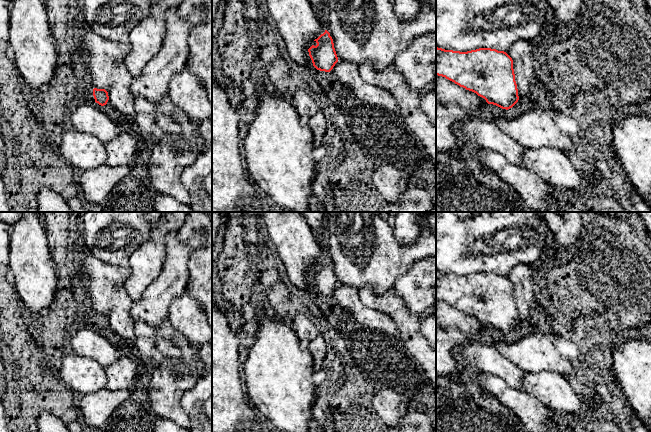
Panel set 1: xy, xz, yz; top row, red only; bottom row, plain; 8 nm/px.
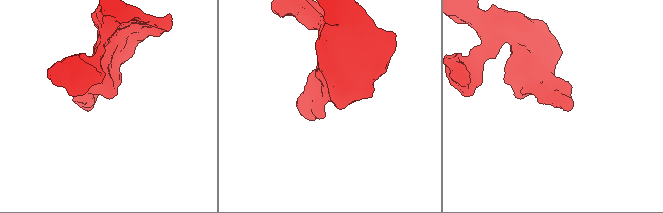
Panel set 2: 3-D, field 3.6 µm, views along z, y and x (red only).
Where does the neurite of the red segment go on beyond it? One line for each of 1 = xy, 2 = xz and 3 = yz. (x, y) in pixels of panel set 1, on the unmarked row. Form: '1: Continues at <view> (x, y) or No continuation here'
1: No continuation here
2: No continuation here
3: No continuation here

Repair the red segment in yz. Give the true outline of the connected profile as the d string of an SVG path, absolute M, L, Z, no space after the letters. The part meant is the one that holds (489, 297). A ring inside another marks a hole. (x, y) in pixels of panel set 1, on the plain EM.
M436 271L436 299L502 333L512 332L519 324L513 284L504 275L479 272L460 276Z

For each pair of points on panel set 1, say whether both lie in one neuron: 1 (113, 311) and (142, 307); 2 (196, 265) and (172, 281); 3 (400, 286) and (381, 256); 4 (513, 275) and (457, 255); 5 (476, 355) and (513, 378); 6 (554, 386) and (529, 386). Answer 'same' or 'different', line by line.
1: different
2: different
3: different
4: different
5: same
6: same

